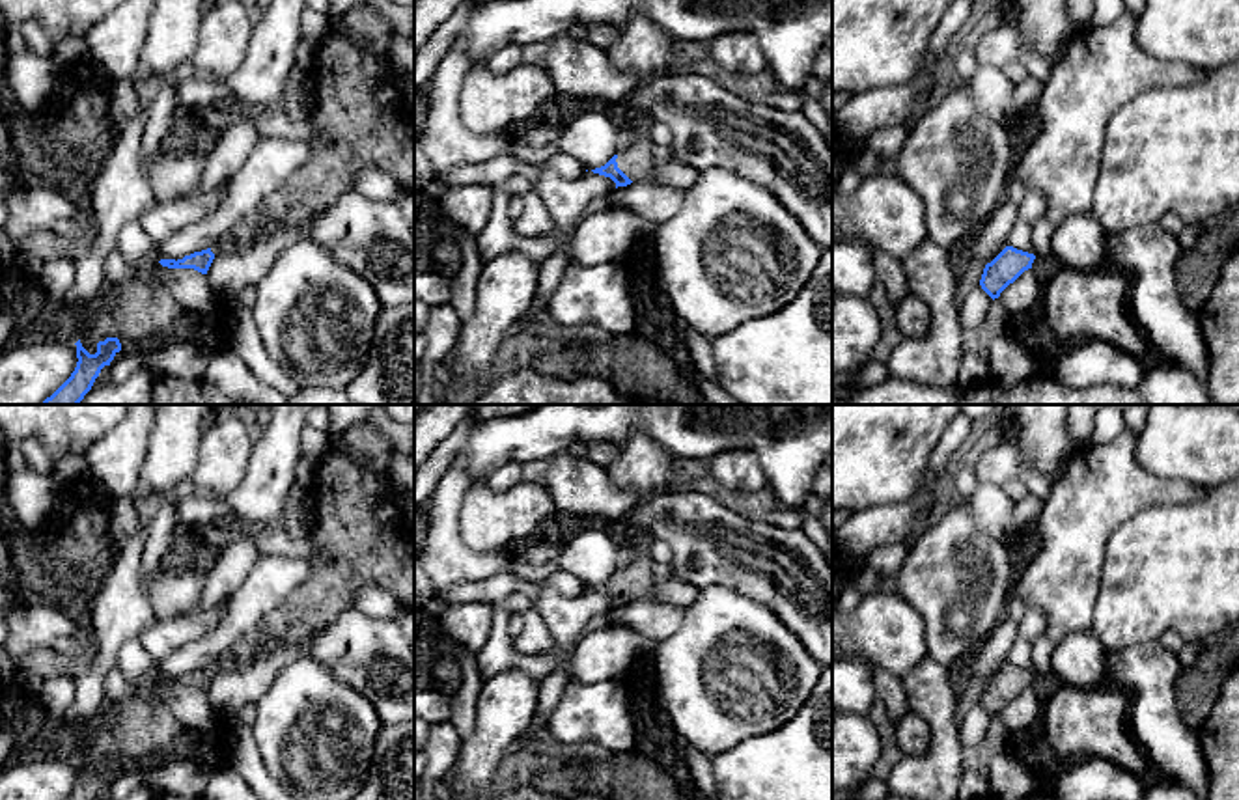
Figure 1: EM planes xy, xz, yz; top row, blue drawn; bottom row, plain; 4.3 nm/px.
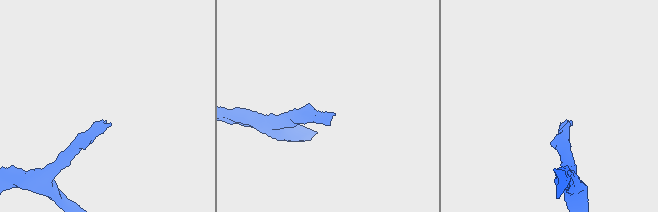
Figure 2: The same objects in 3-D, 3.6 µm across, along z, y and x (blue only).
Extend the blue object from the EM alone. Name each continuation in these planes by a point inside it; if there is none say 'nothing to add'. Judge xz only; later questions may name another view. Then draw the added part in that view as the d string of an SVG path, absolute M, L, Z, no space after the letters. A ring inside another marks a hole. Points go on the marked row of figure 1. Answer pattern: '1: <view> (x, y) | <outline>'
1: xz (637, 163) | M642 142L618 153L618 168L633 181L647 181L653 168L677 159L672 145Z

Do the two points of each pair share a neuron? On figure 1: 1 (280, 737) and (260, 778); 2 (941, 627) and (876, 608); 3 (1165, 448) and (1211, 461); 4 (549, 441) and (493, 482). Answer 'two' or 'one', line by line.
1: two
2: two
3: one
4: two

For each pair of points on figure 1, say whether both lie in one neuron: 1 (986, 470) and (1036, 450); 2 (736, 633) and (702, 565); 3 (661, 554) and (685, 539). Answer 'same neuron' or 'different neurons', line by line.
1: different neurons
2: different neurons
3: different neurons

